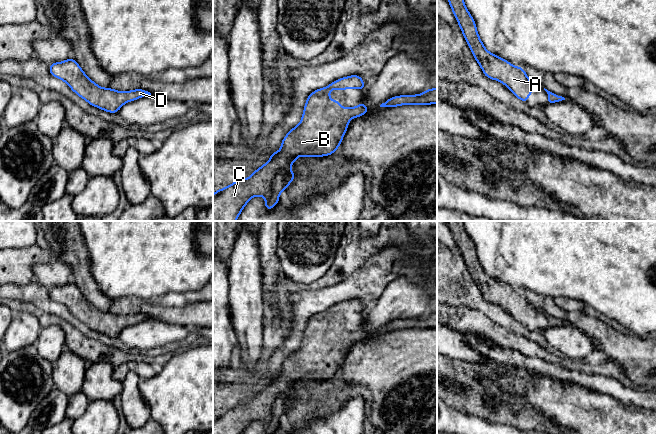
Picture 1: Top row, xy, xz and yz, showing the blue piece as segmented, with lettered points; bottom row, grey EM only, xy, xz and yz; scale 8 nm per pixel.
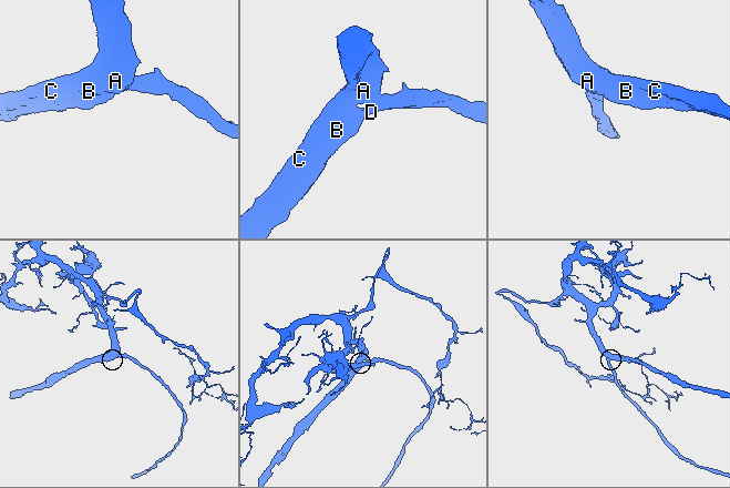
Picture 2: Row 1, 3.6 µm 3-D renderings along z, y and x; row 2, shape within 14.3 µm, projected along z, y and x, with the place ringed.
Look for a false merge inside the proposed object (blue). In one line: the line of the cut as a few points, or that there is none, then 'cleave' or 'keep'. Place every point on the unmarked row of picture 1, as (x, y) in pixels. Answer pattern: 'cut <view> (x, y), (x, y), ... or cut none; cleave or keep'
cut none; keep

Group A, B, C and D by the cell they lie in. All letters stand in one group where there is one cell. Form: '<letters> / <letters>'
A B C D

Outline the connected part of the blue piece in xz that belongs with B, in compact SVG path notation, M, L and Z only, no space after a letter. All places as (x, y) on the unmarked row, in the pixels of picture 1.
M351 299L348 301L340 302L339 304L333 305L330 309L317 313L312 316L306 324L306 328L303 334L303 340L300 347L291 353L287 359L283 362L281 372L277 376L273 376L270 379L270 384L263 388L259 393L255 394L249 402L236 403L236 406L229 408L227 411L220 414L216 414L213 418L213 434L243 434L248 425L255 420L263 420L265 422L265 432L271 434L275 429L279 427L279 419L282 415L286 414L287 410L292 407L295 401L295 396L292 396L291 390L299 380L306 381L322 381L329 380L341 370L341 365L346 357L348 348L351 342L357 342L366 338L369 334L364 327L360 327L356 331L340 331L340 325L332 324L329 316L331 314L345 314L345 313L362 313L364 314L365 307L359 299Z

